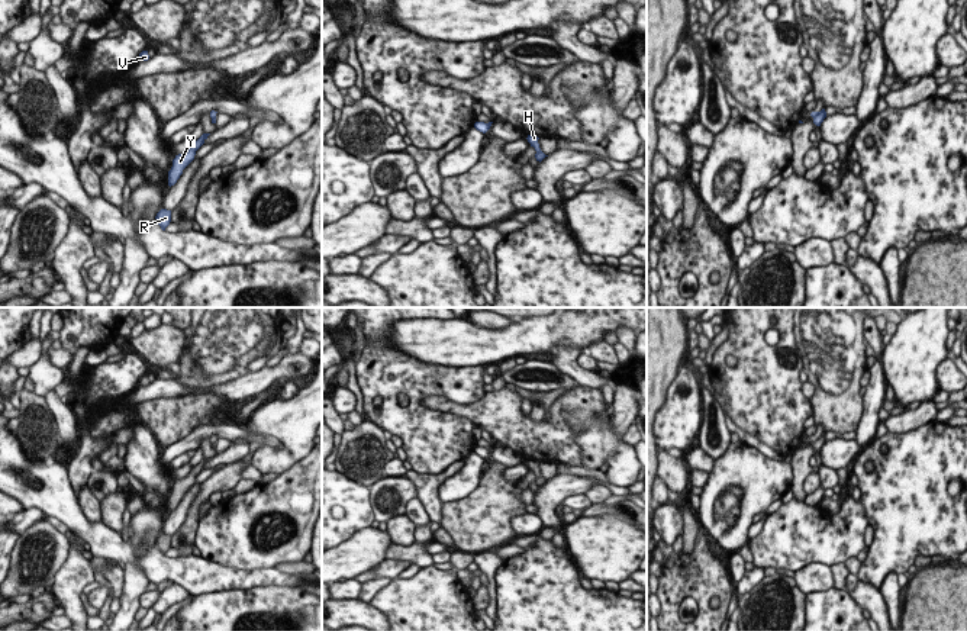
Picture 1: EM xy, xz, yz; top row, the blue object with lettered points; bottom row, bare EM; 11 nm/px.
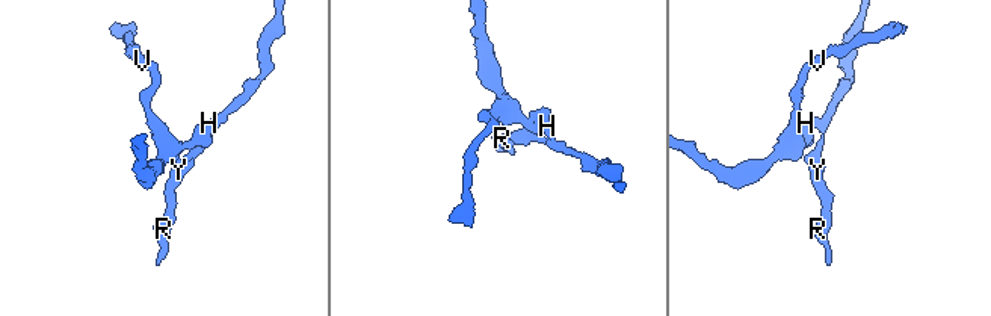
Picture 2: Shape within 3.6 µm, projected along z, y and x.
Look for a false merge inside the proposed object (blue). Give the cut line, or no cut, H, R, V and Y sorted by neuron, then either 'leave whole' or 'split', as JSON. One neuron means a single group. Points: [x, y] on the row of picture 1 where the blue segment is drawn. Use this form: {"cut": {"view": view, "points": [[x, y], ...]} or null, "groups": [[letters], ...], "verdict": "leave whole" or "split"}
{"cut": {"view": "yz", "points": [[816, 112], [812, 116]]}, "groups": [["H", "V"], ["R", "Y"]], "verdict": "split"}

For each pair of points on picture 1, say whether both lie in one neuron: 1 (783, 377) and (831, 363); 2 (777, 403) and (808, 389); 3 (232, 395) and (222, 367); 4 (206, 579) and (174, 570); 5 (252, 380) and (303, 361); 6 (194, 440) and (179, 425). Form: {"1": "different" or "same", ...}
{"1": "different", "2": "different", "3": "different", "4": "same", "5": "same", "6": "different"}

